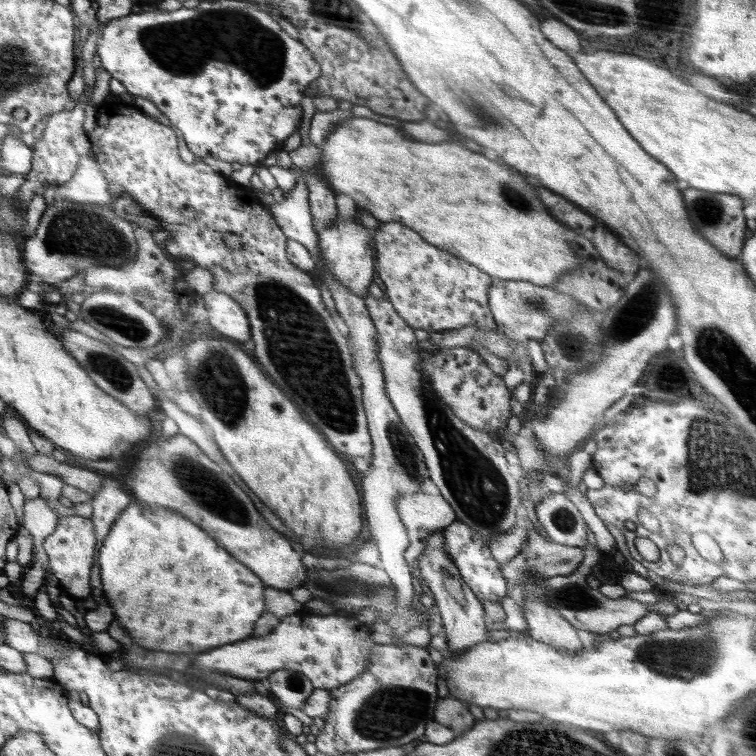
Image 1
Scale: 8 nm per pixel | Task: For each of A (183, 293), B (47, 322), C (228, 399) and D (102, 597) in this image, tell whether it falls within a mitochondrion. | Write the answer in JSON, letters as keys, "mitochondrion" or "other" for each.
{"A":"other","B":"other","C":"mitochondrion","D":"other"}

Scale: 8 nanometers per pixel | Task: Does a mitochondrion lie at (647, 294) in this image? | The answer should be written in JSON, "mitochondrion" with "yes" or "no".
{"mitochondrion":"yes"}

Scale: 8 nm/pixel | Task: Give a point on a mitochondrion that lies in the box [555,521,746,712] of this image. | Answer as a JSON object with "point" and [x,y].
{"point":[677,659]}

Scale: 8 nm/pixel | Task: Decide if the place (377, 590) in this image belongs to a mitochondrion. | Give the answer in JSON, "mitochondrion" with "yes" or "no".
{"mitochondrion":"yes"}

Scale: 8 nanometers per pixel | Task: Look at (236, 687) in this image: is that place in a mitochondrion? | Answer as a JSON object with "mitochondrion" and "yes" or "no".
{"mitochondrion":"no"}

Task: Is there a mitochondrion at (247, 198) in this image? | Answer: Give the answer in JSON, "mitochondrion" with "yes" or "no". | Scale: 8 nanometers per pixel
{"mitochondrion":"no"}

